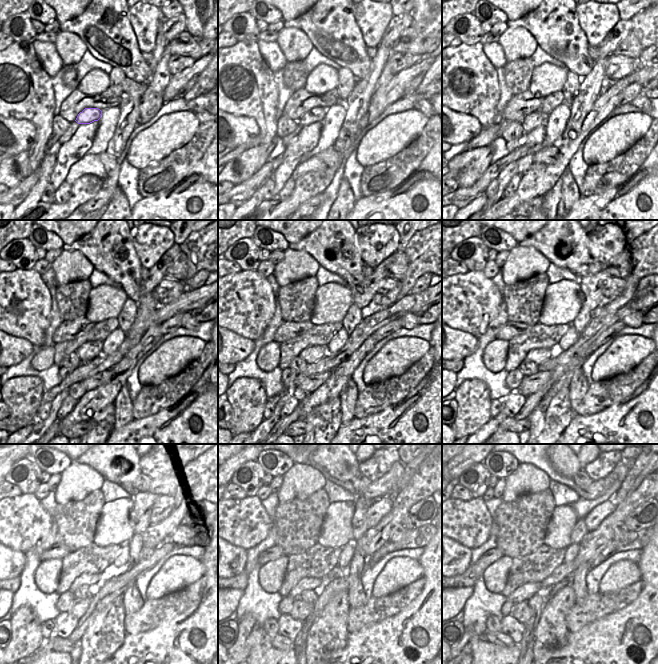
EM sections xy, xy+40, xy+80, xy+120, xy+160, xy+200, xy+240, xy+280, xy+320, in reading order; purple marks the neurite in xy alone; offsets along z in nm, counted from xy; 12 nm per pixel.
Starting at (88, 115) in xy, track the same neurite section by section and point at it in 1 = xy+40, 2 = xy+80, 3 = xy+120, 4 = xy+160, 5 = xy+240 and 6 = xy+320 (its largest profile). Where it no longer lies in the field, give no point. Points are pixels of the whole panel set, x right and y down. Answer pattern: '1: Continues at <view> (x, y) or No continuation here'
1: Continues at xy+40 (316, 114)
2: Continues at xy+80 (533, 120)
3: Continues at xy+120 (87, 352)
4: Continues at xy+160 (312, 354)
5: Continues at xy+240 (91, 579)
6: Continues at xy+320 (523, 593).

